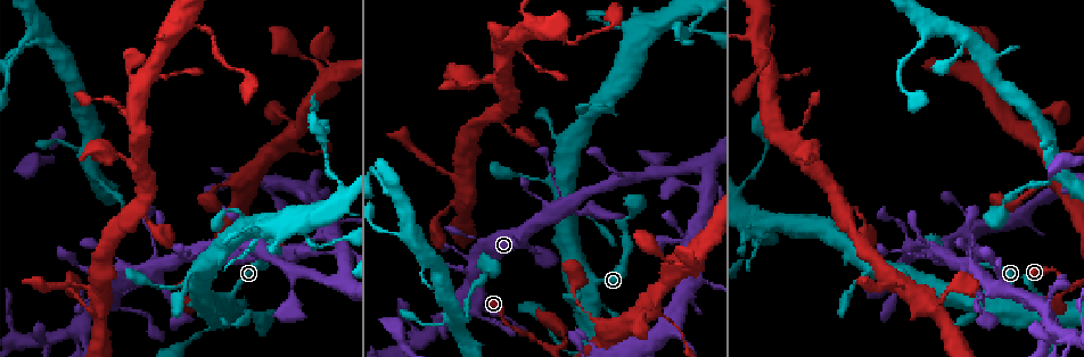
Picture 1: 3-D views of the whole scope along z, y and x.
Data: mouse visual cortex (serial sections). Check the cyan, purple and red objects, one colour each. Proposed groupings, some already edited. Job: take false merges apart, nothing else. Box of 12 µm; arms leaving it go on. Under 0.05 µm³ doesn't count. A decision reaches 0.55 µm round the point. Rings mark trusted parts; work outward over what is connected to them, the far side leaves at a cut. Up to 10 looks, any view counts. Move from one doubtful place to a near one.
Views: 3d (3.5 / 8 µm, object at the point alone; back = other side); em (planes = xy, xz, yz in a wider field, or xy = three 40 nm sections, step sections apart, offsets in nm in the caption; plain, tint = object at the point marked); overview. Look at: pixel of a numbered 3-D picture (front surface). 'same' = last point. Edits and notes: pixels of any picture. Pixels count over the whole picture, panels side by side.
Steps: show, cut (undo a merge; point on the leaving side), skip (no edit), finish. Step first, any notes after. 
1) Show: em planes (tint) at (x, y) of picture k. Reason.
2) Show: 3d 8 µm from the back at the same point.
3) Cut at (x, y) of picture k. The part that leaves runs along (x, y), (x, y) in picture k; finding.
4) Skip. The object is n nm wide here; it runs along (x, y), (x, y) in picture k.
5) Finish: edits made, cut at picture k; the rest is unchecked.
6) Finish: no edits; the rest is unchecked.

Show: 3d 8 µm at (61, 334) of picture 1. Narrows sharply.

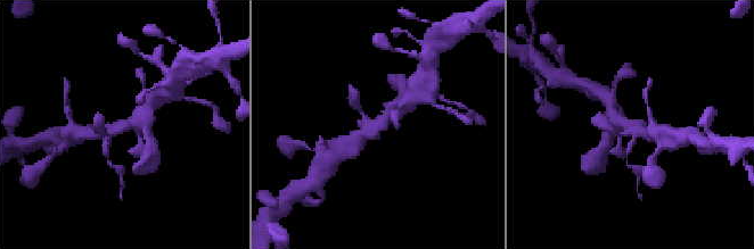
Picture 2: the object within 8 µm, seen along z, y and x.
Show: 3d 3.5 µm at (635, 126) of picture 2. Closer look.

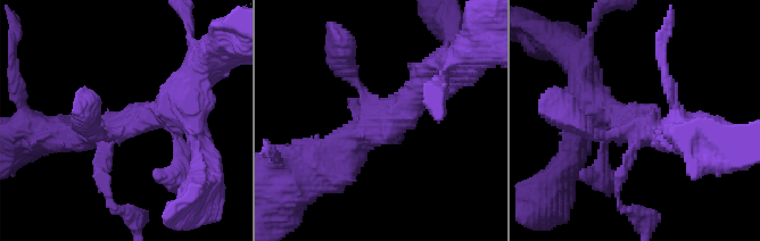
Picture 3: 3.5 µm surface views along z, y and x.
Skip. The arms are 150, 150, 350, 500 nm wide; it runs along (444, 67), (388, 119), (332, 157) in picture 3; all the same cell.

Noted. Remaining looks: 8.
Show: 3d 3.5 µm from the back at (1058, 301) of picture 1. Sharp bend.

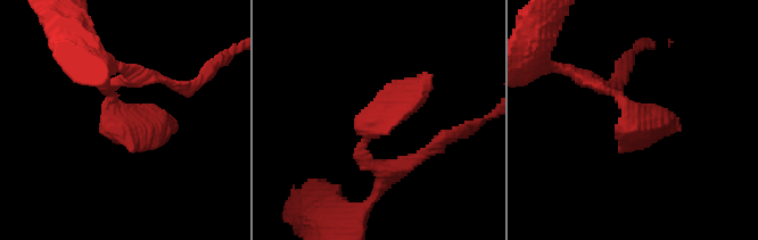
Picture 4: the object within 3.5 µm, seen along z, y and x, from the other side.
Show: em xy step 3 (plain) at (377, 114) of picture 4. Shape alone is not enough.

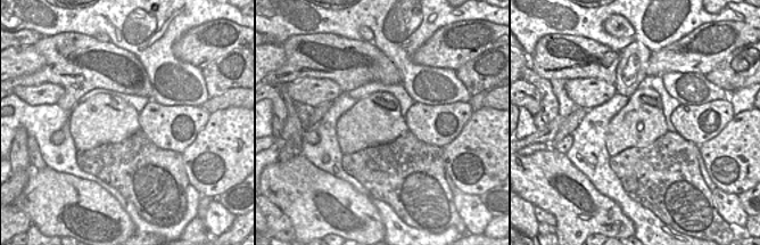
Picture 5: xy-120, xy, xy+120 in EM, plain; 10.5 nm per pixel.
Show: em xy step 3 (tint) at the same point. Where the object lies.

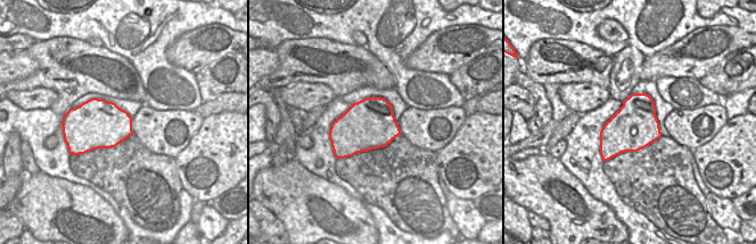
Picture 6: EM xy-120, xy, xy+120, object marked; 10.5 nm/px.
Skip. It runs along (581, 79), (680, 131) in picture 4; all the same cell.

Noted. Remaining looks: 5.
Show: 3d 3.5 µm at (993, 269) of picture 1. Thin neck.

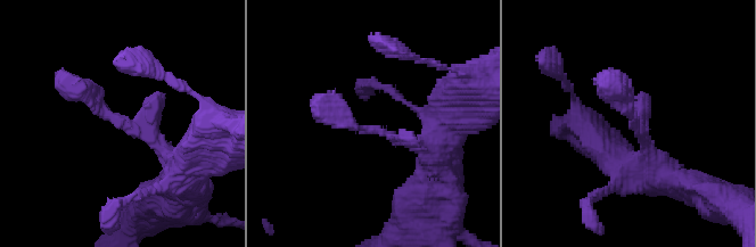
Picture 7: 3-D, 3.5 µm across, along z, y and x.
Show: em planes (tint) at (633, 124) of picture 7.

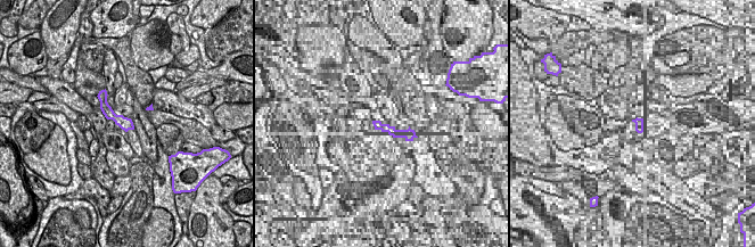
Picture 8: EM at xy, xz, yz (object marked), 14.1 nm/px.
Show: em xy step 2 (tint) at the same point.

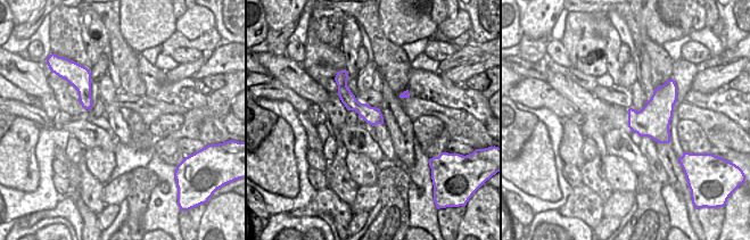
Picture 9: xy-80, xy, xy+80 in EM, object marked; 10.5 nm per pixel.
Skip. It runs along (185, 172), (65, 81) in picture 7; one cell here.

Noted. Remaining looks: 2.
Show: 3d 3.5 µm at (561, 140) of picture 1. A narrow waist.

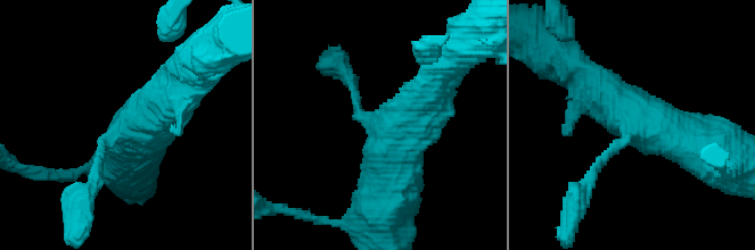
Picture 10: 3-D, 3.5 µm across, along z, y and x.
Show: em planes (tint) at (117, 133) of picture 10.

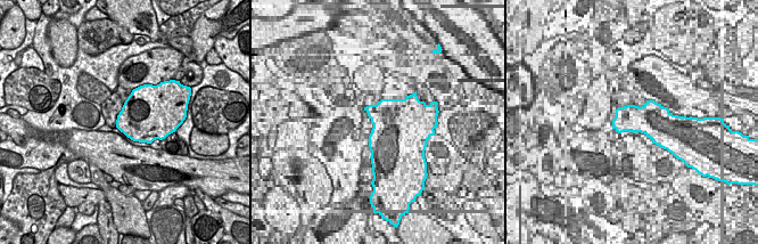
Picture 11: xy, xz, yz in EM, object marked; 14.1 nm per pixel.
Skip. It runs along (716, 153), (655, 130), (597, 88) in picture 10; one cell here.

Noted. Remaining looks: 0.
Finish: no edits; the rest is unchecked.

